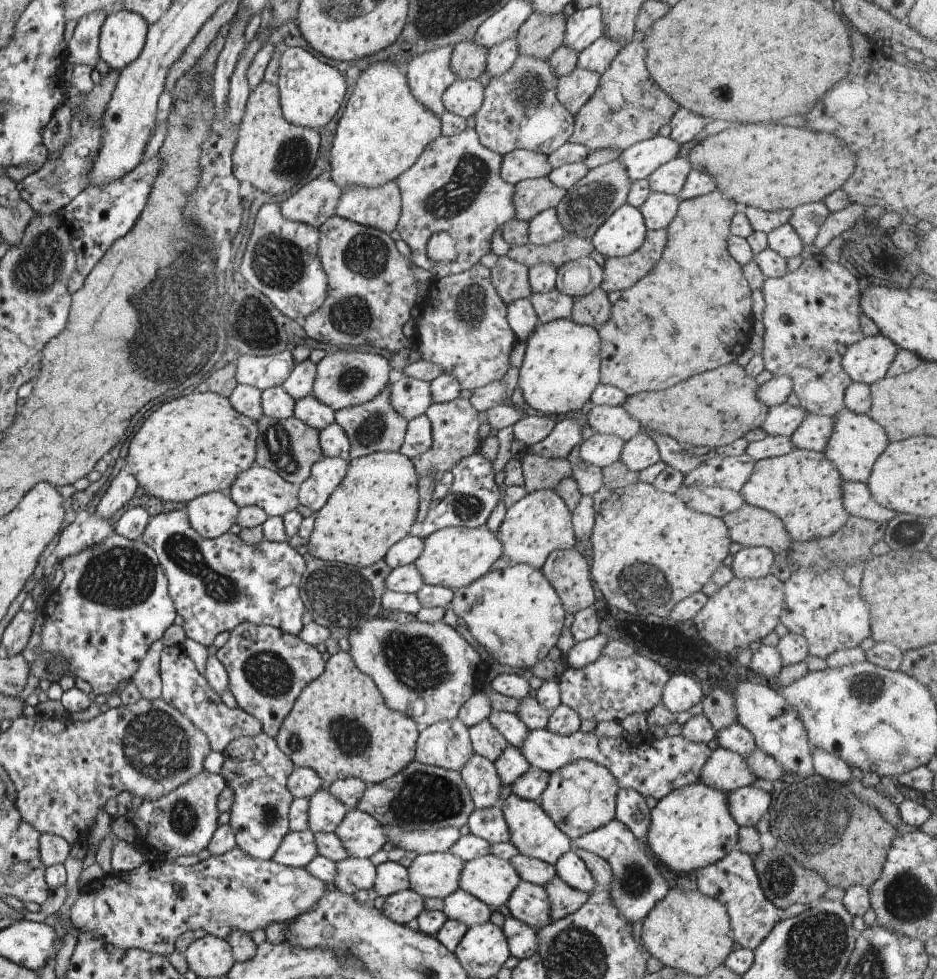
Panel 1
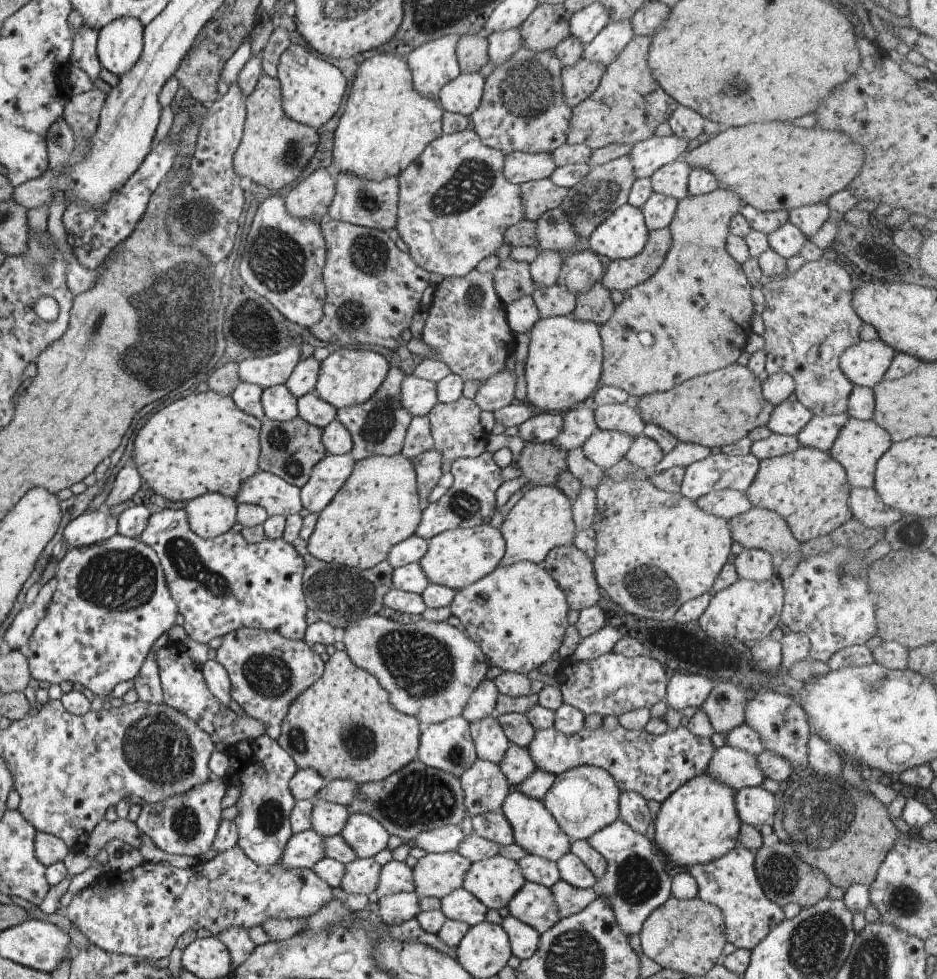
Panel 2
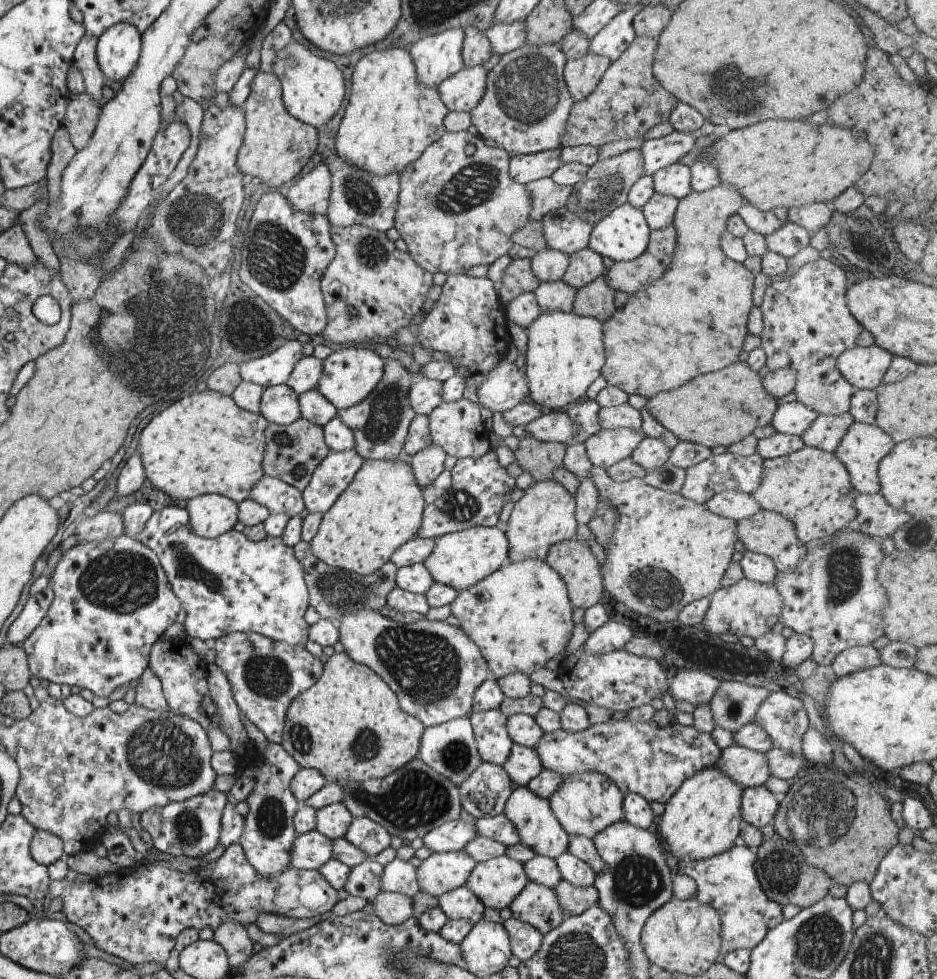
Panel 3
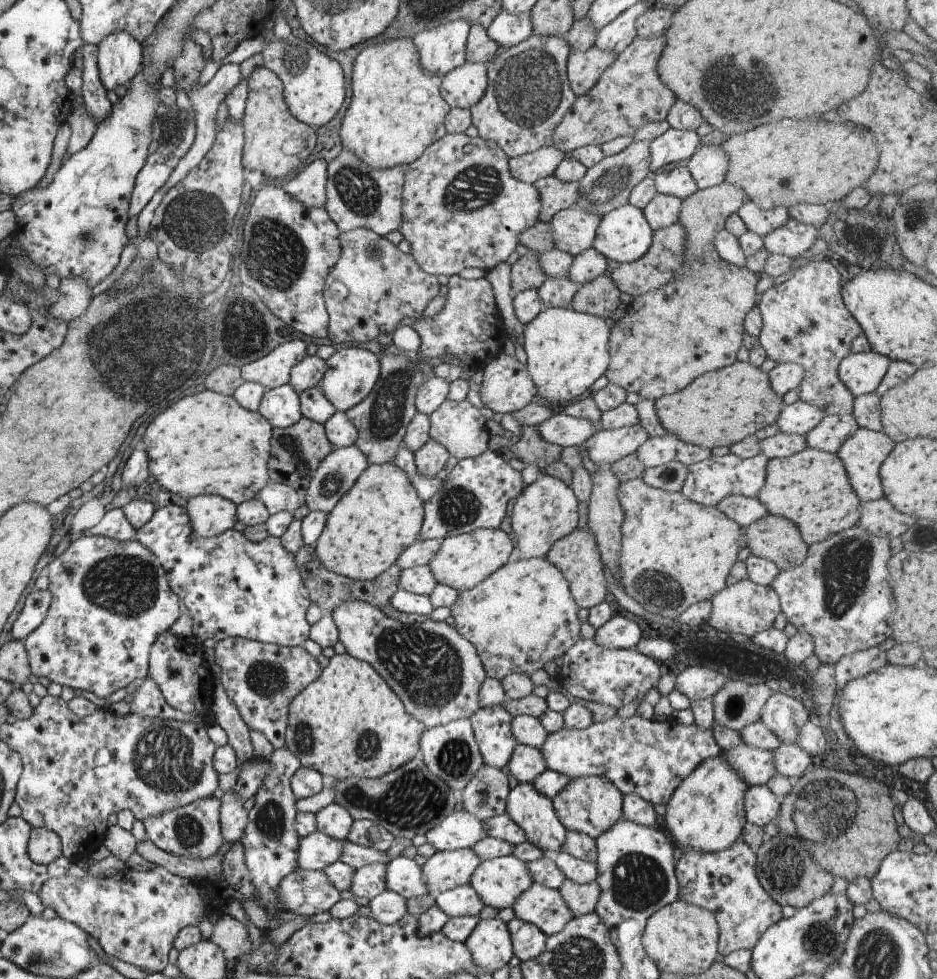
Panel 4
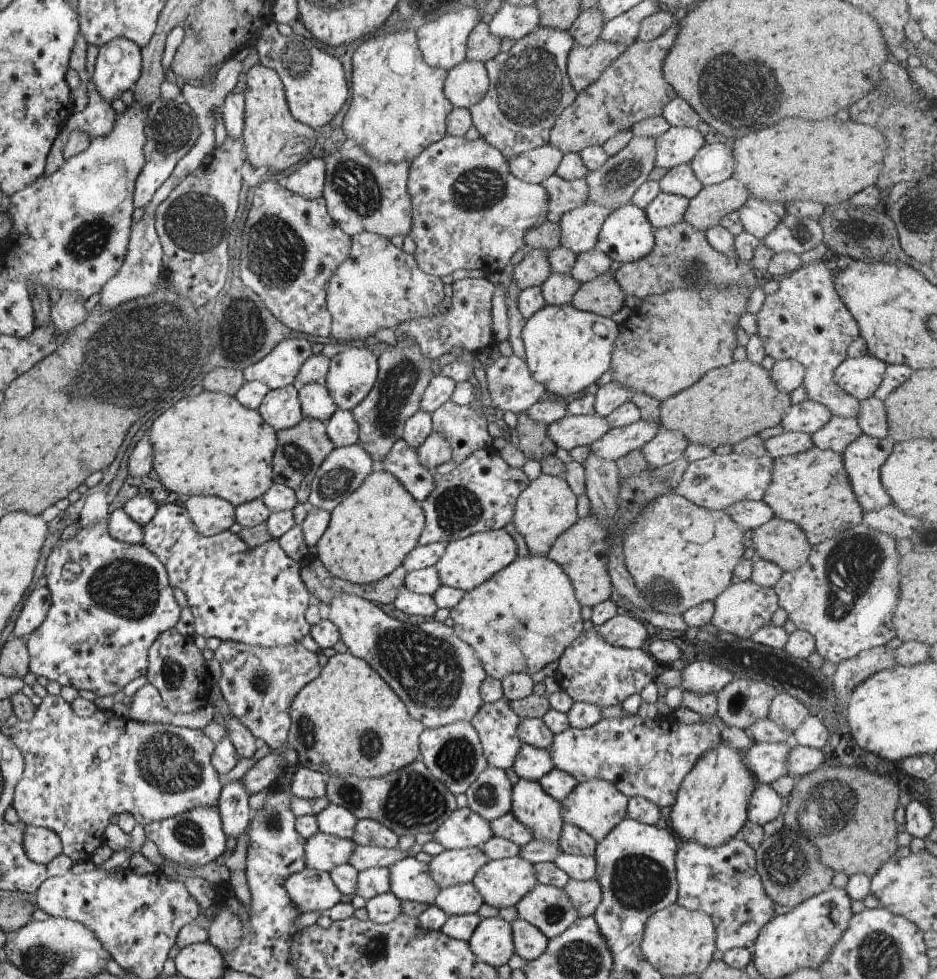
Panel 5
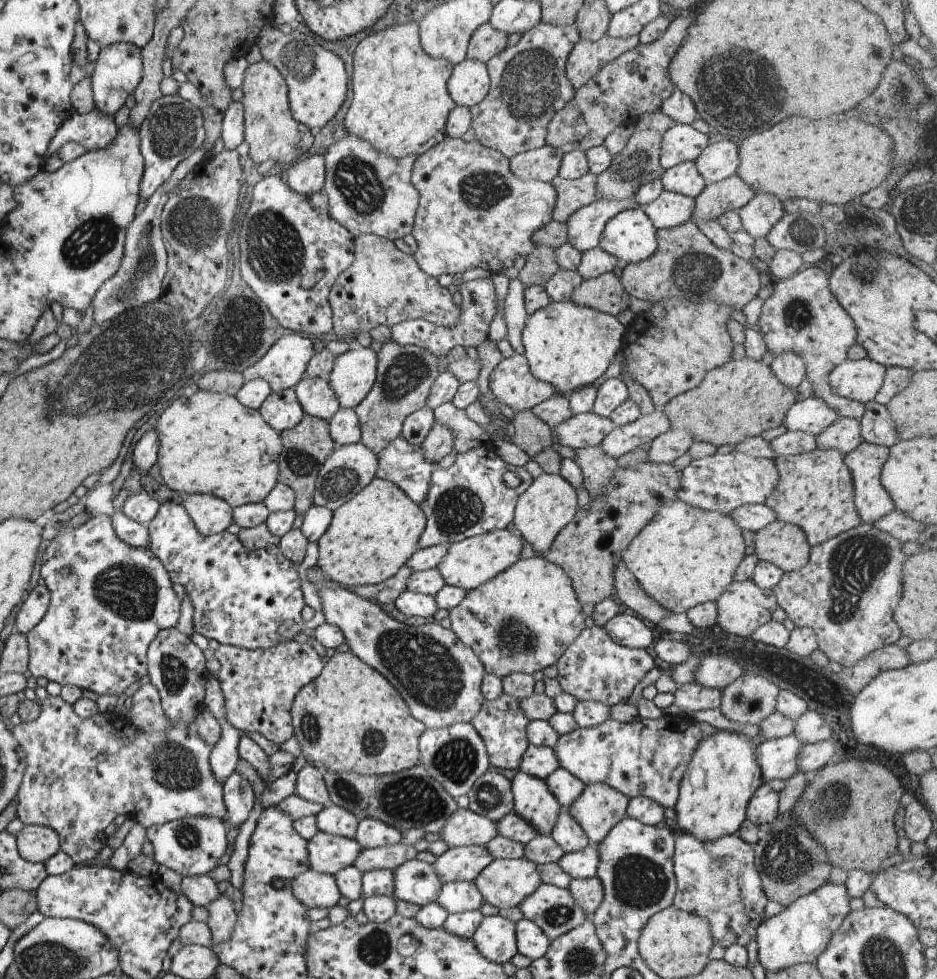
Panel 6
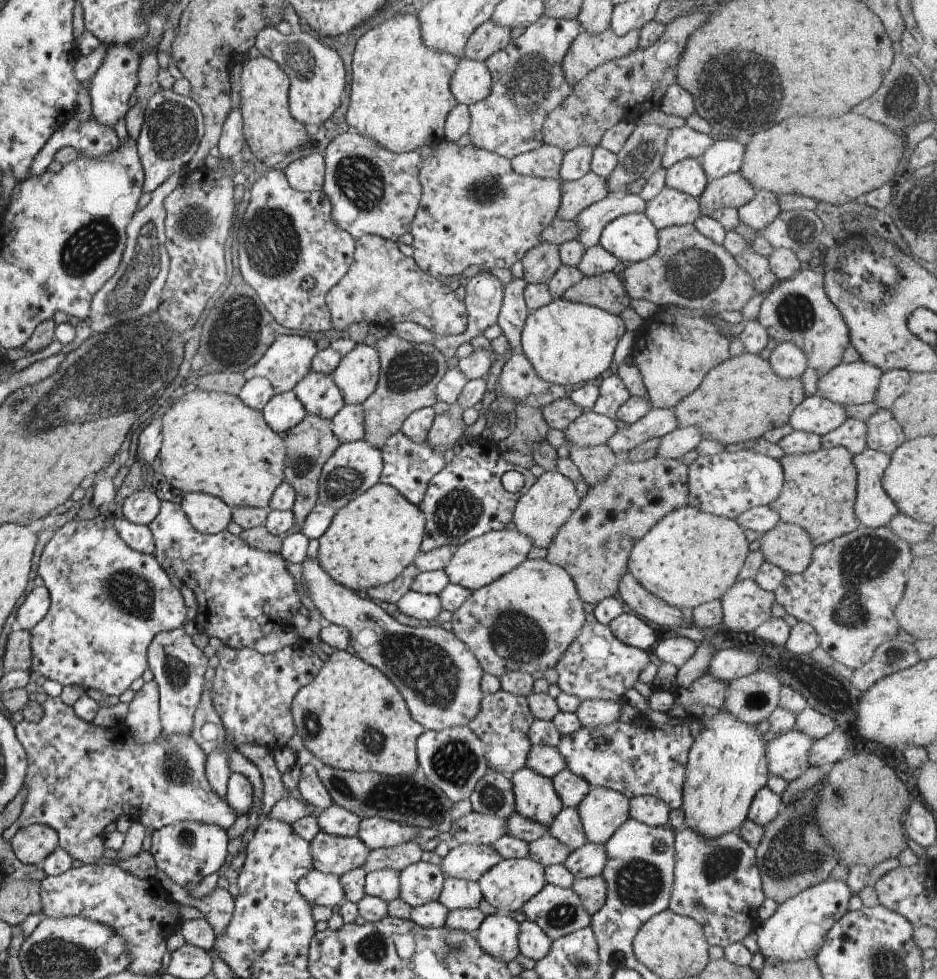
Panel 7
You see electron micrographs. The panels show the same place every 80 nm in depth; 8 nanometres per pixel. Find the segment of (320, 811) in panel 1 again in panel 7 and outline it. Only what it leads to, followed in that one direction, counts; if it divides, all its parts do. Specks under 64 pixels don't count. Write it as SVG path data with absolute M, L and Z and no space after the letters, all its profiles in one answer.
M333 803L321 810L317 821L322 832L339 837L356 837L361 818L344 807Z

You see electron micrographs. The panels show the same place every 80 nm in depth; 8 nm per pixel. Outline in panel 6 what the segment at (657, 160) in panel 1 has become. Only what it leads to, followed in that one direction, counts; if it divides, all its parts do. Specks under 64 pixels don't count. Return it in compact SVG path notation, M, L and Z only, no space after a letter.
M676 123L662 135L660 169L672 168L682 161L695 161L709 144L707 134L692 125Z

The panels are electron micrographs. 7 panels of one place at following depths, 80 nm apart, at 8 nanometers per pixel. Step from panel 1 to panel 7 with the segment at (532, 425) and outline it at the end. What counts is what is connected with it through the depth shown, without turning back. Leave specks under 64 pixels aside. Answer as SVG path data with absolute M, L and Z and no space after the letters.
M593 410L586 411L563 432L569 444L593 447L603 445L617 431L615 422L616 419L608 419Z

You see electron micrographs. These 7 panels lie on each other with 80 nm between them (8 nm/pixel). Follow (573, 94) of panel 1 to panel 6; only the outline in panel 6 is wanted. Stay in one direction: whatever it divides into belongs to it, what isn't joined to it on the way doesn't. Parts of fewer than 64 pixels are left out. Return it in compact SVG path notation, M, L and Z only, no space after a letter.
M607 34L594 42L580 38L566 60L567 77L572 86L579 89L594 78L605 64L632 50L639 43L638 37L615 39Z

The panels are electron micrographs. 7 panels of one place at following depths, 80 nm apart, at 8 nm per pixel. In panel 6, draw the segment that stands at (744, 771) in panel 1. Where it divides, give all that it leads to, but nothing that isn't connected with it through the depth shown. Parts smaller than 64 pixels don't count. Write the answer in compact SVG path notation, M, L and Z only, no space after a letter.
M792 733L781 739L768 739L760 743L755 750L759 769L766 783L774 779L786 781L797 770L797 754L804 745Z

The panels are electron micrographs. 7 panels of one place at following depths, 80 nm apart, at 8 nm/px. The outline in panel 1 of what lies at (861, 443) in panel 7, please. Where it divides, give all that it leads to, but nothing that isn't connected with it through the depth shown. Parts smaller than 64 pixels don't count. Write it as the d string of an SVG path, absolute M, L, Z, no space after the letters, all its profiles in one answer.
M808 413L789 436L796 449L823 452L831 435L832 415Z

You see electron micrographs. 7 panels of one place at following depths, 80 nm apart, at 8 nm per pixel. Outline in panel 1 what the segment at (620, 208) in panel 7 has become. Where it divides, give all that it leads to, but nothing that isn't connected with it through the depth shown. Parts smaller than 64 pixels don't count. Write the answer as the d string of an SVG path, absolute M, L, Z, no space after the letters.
M546 209L529 220L529 242L534 245L550 245L562 240L564 227L559 221L556 209Z

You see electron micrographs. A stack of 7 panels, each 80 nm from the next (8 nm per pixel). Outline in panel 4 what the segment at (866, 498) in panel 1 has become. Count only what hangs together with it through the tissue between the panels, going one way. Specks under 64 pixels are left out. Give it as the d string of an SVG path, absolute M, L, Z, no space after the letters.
M884 496L871 501L860 501L858 526L882 538L896 538L916 522L913 516L894 508Z

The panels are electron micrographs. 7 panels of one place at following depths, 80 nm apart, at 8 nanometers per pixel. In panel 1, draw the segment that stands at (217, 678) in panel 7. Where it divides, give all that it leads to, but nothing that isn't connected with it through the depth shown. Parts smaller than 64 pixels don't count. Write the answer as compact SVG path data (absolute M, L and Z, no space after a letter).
M242 622L230 632L228 641L215 654L225 666L228 687L238 706L260 721L262 732L270 738L278 734L296 699L325 669L322 653L299 636L272 625Z

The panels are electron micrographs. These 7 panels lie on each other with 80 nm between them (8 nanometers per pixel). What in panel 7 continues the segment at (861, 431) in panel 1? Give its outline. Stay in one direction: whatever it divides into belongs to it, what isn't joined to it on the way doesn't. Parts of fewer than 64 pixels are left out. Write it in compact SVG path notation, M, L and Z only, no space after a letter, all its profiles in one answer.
M868 446L853 456L857 472L855 515L868 528L886 527L900 513L882 486L882 477L889 462L889 455Z

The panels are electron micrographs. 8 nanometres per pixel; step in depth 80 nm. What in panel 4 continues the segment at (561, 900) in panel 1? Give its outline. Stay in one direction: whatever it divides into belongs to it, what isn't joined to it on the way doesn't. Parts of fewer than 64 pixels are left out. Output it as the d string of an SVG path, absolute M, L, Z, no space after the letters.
M565 878L558 890L574 917L594 911L600 896L600 889L595 880L585 885L579 885Z

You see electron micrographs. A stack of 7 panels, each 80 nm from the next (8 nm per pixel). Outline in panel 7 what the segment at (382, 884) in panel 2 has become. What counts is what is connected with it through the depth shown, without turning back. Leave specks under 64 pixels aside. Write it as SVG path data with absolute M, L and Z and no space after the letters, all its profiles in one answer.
M420 859L399 872L399 896L411 907L438 901L445 878L438 865Z

